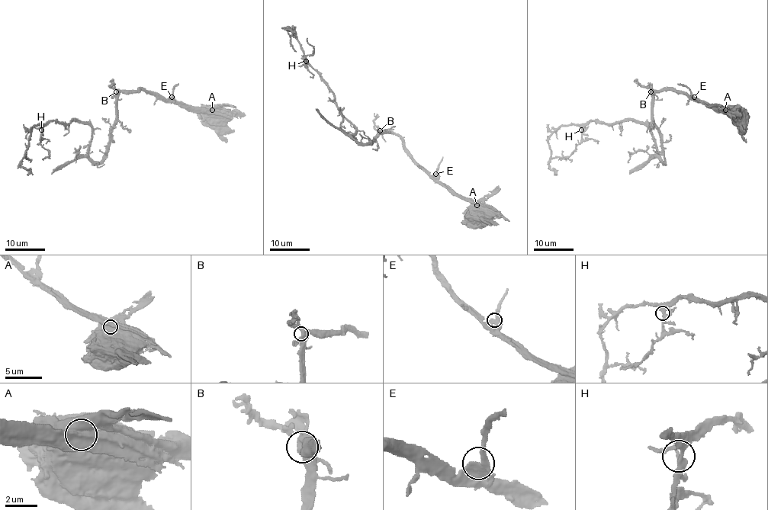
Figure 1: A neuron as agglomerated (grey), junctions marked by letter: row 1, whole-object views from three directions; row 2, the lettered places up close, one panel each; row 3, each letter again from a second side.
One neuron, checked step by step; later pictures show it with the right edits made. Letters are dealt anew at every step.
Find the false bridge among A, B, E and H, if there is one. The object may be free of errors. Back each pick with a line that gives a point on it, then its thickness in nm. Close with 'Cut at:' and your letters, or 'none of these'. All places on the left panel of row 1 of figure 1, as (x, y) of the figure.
A: place (212, 110); calibre 1400 nm
Cut at: A

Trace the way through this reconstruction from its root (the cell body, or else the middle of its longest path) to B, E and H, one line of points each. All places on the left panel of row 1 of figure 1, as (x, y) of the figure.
B: (215, 114), (208, 110), (187, 110), (143, 90), (116, 91)
E: (215, 114), (208, 110), (187, 110), (171, 97)
H: (215, 114), (143, 90), (122, 91), (100, 161), (89, 156), (88, 124), (50, 120), (41, 129)

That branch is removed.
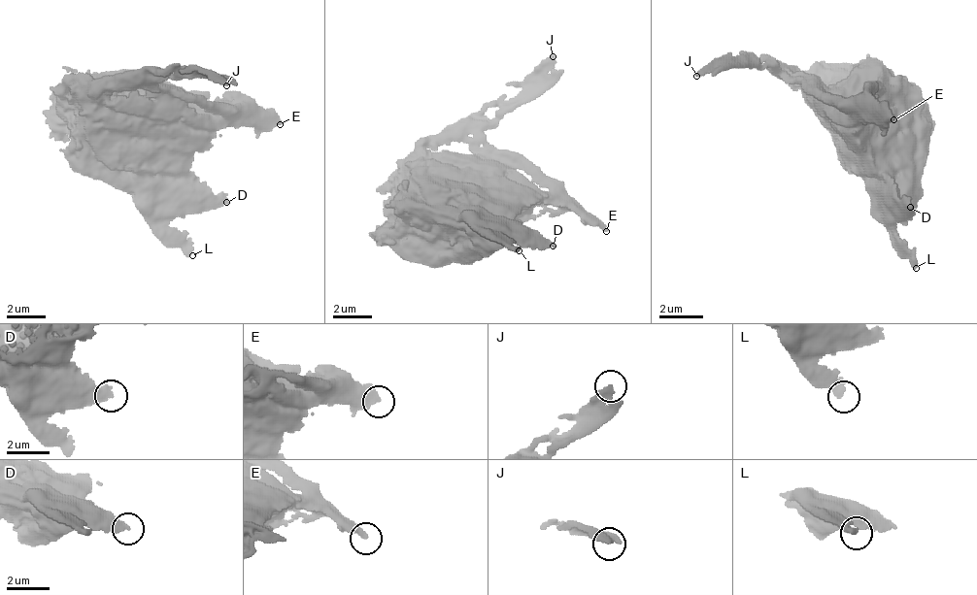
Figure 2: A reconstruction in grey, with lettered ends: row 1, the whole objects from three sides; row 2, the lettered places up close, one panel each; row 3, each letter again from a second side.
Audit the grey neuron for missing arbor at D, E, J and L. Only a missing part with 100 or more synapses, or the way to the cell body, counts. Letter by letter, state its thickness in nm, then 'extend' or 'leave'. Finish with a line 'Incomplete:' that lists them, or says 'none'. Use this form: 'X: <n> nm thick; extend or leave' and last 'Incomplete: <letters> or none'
D: 440 nm thick; leave
E: 480 nm thick; leave
J: 360 nm thick; extend
L: 340 nm thick; leave
Incomplete: J

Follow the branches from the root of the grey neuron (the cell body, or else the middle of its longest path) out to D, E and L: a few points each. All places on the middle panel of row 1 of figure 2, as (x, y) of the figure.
D: (460, 221), (460, 216), (451, 216), (451, 236), (455, 241), (504, 241), (509, 236), (538, 236), (553, 246)
E: (460, 221), (460, 216), (451, 216), (480, 221), (538, 212), (587, 212), (606, 231)
L: (460, 221), (460, 216), (451, 216), (475, 216), (489, 231), (494, 231), (519, 250)

